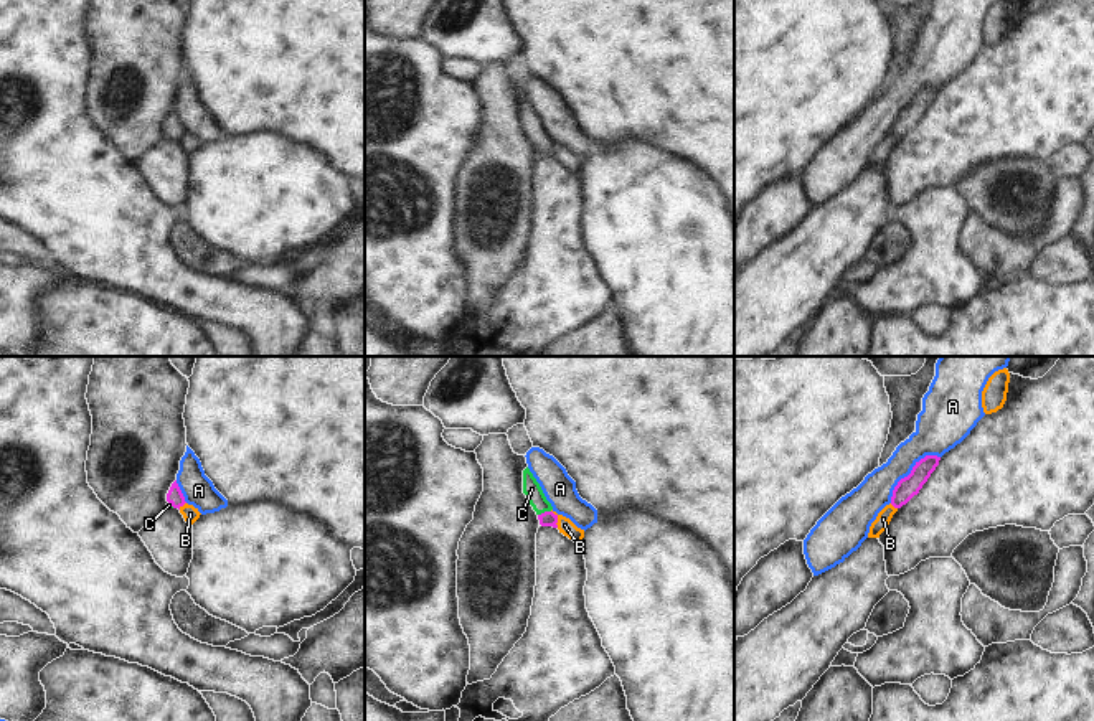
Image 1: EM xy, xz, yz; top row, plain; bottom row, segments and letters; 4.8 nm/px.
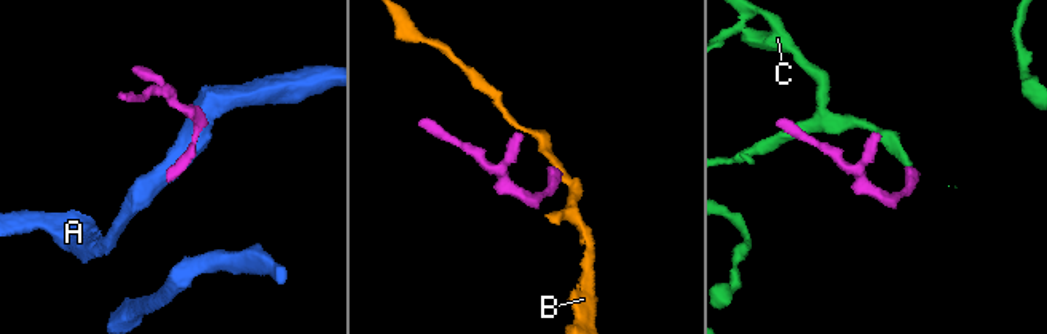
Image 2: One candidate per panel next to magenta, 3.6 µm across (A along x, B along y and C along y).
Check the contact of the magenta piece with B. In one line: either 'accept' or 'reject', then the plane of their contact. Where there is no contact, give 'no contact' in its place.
reject; meets magenta in xz

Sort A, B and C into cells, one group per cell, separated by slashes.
A / B / C

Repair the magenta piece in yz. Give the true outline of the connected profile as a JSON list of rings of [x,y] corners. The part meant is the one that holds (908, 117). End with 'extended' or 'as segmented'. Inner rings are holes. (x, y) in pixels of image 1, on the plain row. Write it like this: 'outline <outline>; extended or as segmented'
outline [[[926,86],[912,97],[911,104],[898,112],[893,120],[891,135],[894,139],[901,139],[906,135],[914,125],[919,124],[922,115],[927,112],[931,104],[939,96],[941,87]]]; as segmented

